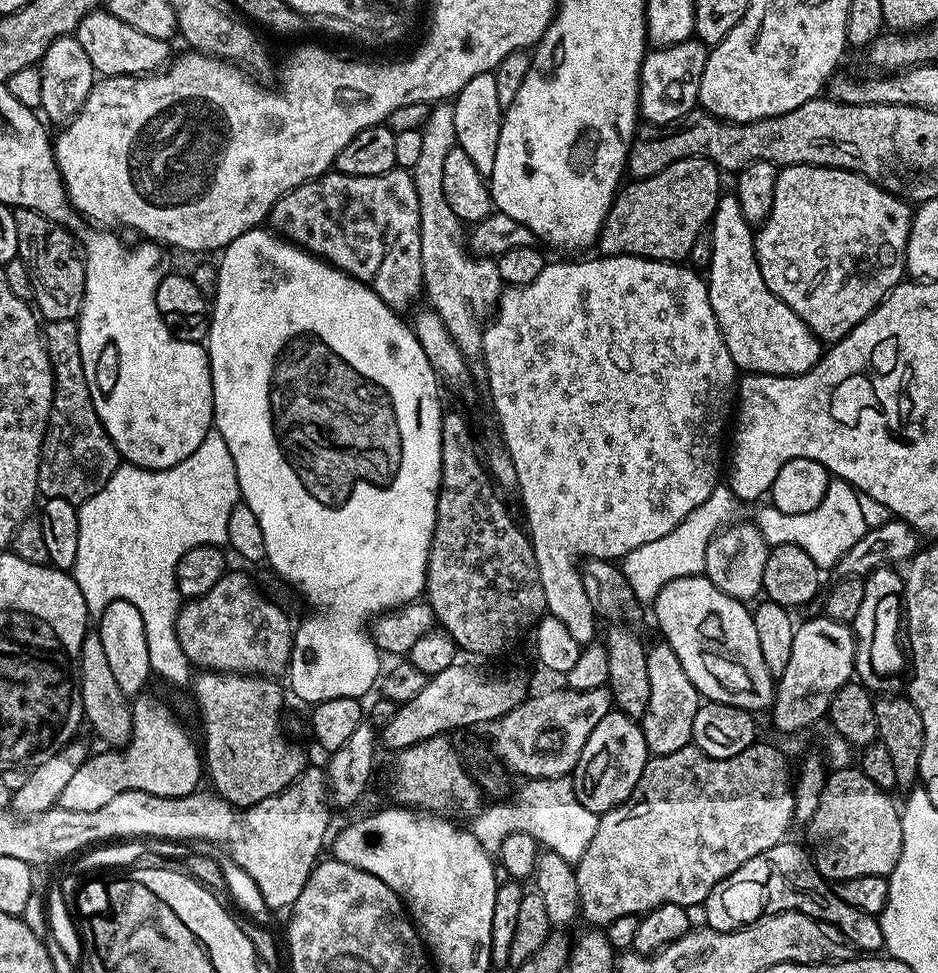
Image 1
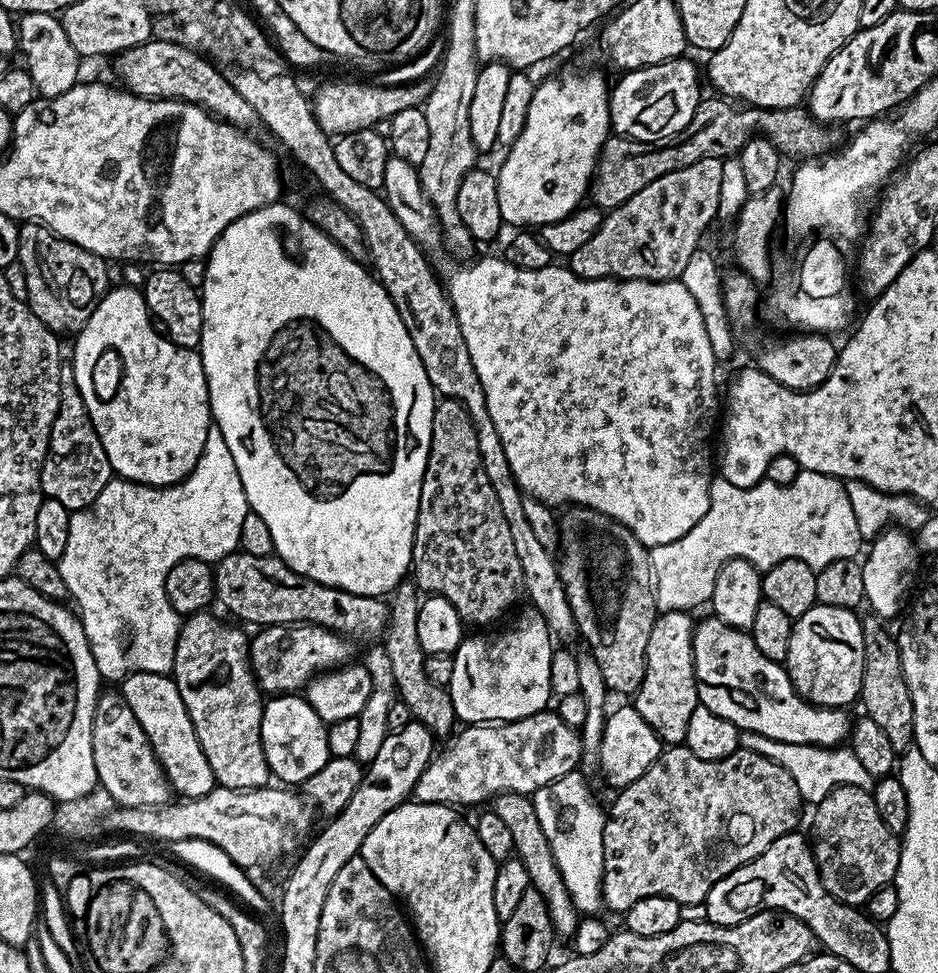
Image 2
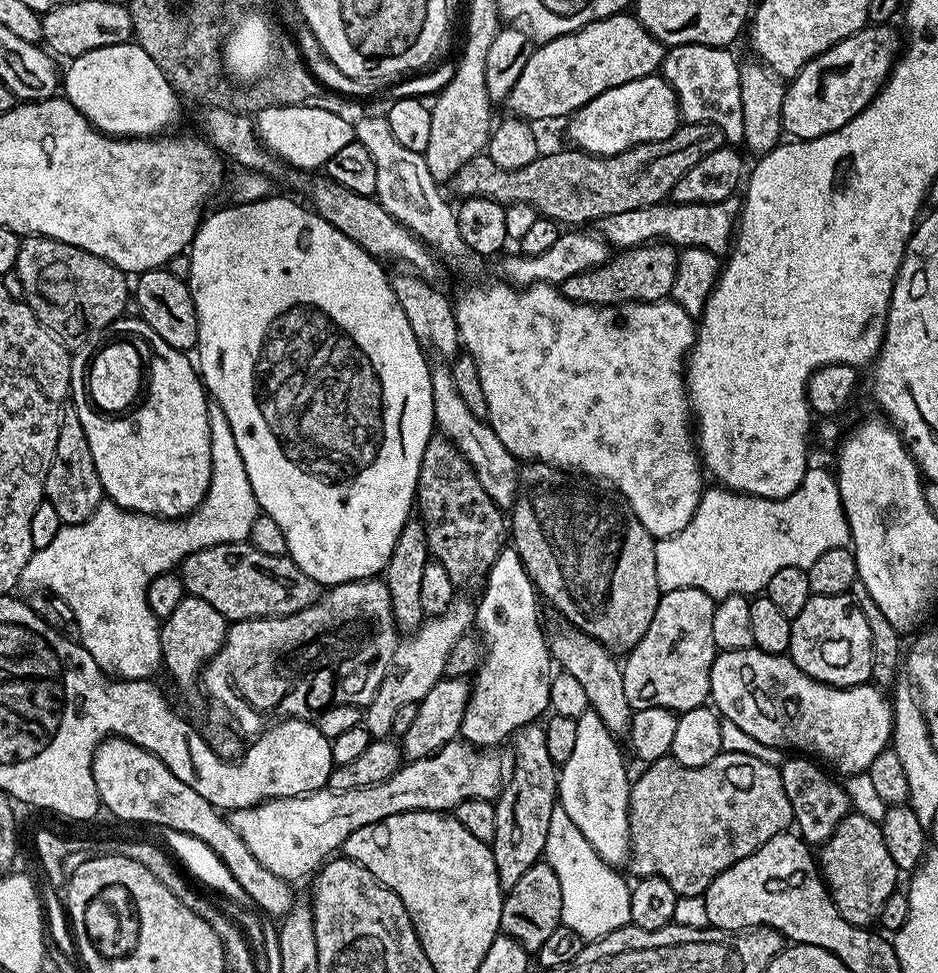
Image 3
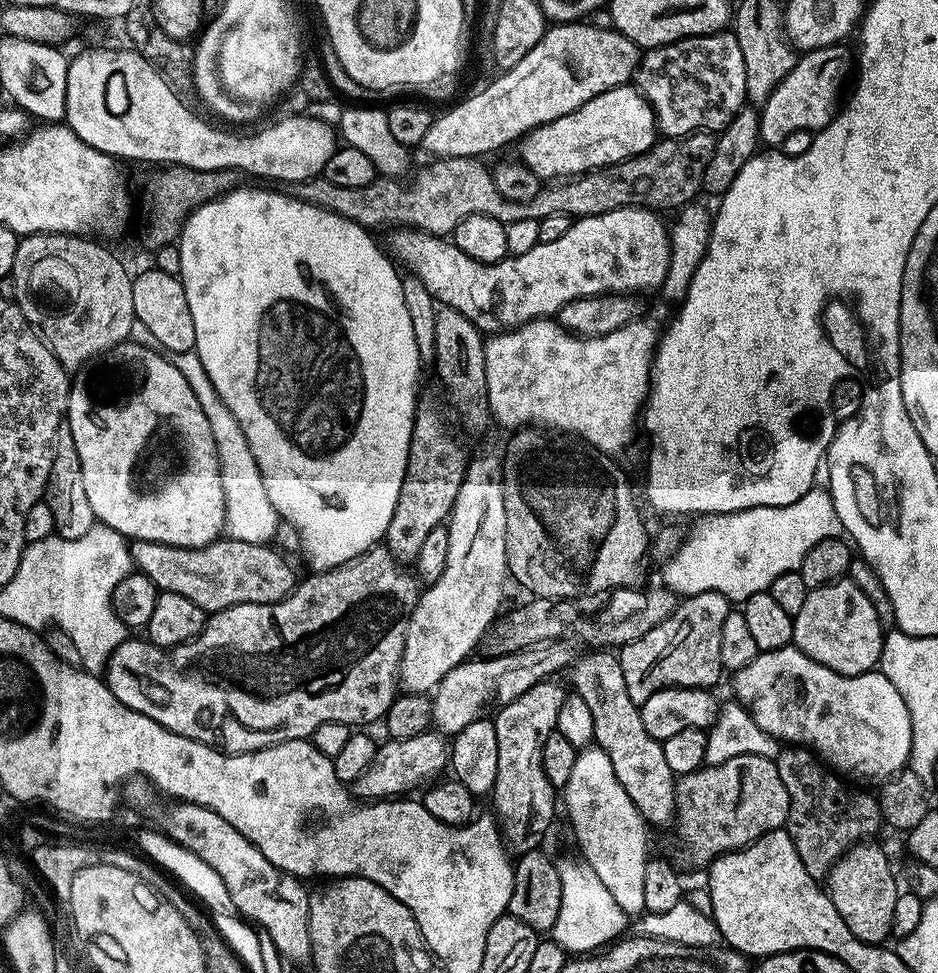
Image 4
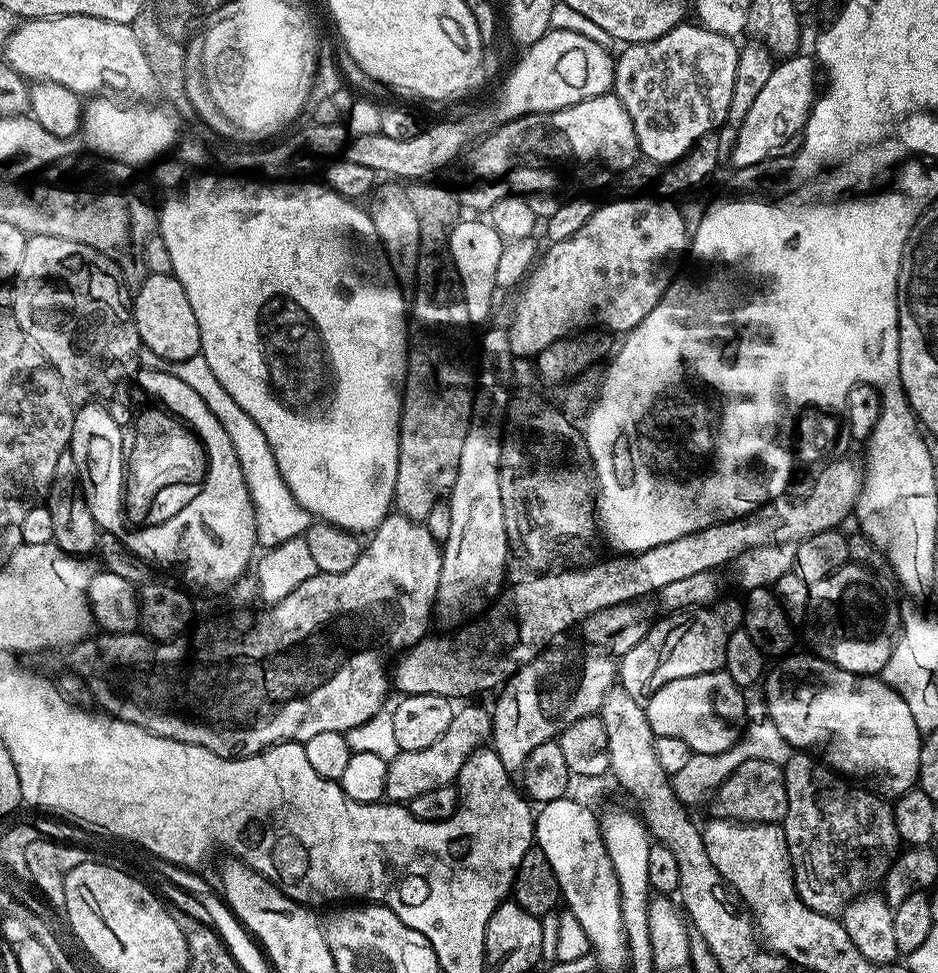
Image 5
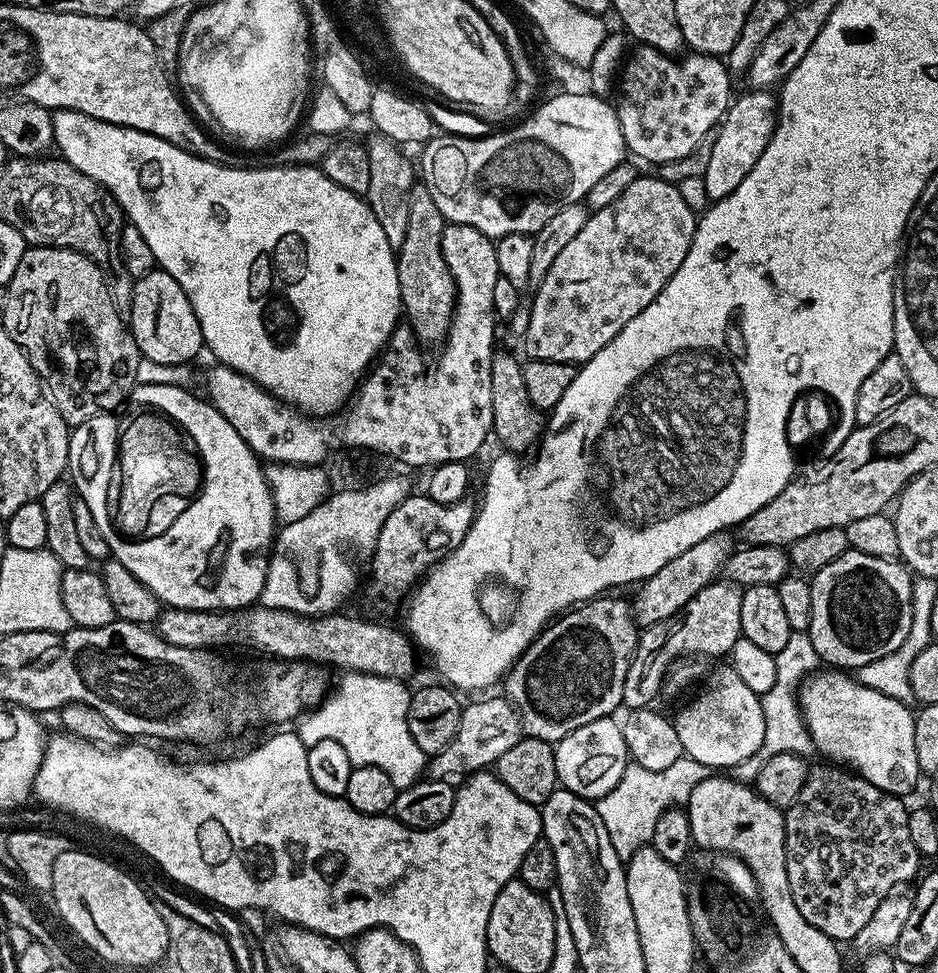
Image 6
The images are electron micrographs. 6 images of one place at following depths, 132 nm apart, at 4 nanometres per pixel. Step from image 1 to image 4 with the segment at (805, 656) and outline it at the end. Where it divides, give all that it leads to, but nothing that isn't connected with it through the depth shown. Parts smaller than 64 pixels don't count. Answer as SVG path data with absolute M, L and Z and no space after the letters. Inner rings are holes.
M847 578L811 589L802 610L798 610L792 622L794 647L814 662L843 676L873 671L880 663L885 635L886 629L878 622L874 602Z

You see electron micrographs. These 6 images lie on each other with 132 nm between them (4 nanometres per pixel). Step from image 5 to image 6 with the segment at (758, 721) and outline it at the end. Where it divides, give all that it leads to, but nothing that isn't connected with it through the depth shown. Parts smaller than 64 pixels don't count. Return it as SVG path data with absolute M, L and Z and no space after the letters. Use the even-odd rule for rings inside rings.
M793 632L790 642L786 642L786 646L782 646L782 650L778 650L774 655L776 657L776 681L774 686L770 686L768 692L760 696L762 714L766 718L766 734L755 756L746 758L746 762L740 764L738 772L744 778L755 777L756 772L762 770L764 763L774 758L774 754L789 752L808 758L814 752L812 739L798 707L798 685L818 668L818 657L812 645L812 639L803 632ZM685 755L680 756L678 762L672 763L666 770L646 770L629 763L622 778L618 778L618 786L614 786L610 794L595 801L596 813L602 818L602 826L606 826L606 834L610 834L614 854L626 862L639 848L645 847L654 834L654 825L665 810L687 805L694 786L698 786L698 782L709 775L710 769Z

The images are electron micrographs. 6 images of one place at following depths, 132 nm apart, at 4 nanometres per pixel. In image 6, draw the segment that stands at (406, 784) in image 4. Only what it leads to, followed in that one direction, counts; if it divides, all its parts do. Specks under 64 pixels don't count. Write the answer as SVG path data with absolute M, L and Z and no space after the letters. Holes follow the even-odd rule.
M503 695L492 696L489 700L480 699L484 698L476 698L473 699L476 700L473 704L465 703L463 705L458 722L458 734L454 734L454 738L450 742L450 746L446 746L446 750L431 757L430 772L433 777L453 778L452 776L460 776L459 778L467 778L474 772L485 771L489 766L495 765L496 760L502 758L502 754L506 754L506 750L510 750L510 746L514 746L522 739L520 716L509 700Z

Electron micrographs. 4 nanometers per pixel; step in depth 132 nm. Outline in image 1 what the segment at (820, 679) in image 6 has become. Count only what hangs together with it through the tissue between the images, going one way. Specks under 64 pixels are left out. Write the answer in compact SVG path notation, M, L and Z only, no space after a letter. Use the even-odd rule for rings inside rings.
M701 574L699 576L678 578L674 582L662 586L662 590L658 593L654 601L655 608L656 624L660 627L661 634L664 635L661 636L663 643L668 644L674 650L674 654L678 654L678 662L682 662L682 670L686 670L686 678L690 678L690 682L694 682L694 686L700 691L701 697L705 701L734 706L735 708L741 708L753 714L760 714L763 708L764 711L771 709L774 695L774 677L772 677L770 670L766 666L766 658L762 658L762 646L758 643L758 630L754 630L754 618L752 617L749 605L745 601L730 598L730 594L718 590L718 586L714 586L714 582L710 582L707 576Z

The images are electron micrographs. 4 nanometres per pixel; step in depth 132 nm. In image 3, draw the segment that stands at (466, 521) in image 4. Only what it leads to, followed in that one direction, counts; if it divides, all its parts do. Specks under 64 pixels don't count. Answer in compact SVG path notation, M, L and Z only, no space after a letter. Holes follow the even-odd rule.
M453 599L452 605L441 616L427 617L416 631L397 643L388 673L384 675L374 698L362 712L362 727L369 737L391 737L394 714L398 714L399 708L419 704L444 676L446 654L450 654L450 649L454 647L454 642L458 642L458 638L469 635L476 618L473 601L460 599Z

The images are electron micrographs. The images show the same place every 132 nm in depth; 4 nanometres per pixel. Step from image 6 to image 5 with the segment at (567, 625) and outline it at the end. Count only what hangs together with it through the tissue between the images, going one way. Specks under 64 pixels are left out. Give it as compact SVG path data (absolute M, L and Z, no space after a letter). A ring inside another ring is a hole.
M549 646L504 681L496 705L491 705L490 747L502 758L502 766L513 774L524 767L534 746L555 740L568 724L582 716L599 713L605 694L618 678L618 664L599 646L556 648Z

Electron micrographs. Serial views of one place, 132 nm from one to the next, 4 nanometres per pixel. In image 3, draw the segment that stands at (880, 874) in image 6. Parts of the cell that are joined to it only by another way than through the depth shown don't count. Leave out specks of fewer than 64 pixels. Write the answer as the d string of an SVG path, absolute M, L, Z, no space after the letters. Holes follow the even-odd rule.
M800 754L785 759L779 765L779 770L782 787L786 789L786 798L790 798L795 831L805 844L822 846L830 838L830 834L834 834L838 822L842 822L842 818L850 814L847 790L838 781L831 780L815 759L805 758Z

